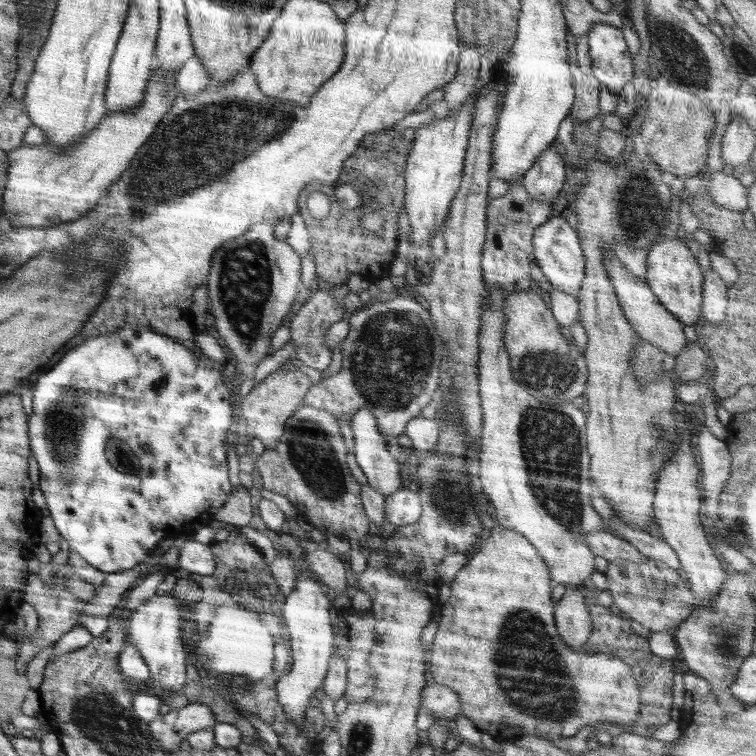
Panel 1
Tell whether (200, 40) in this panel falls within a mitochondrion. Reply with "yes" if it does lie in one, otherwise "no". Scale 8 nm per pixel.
no

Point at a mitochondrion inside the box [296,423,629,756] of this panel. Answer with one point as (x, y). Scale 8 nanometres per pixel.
(529, 670)

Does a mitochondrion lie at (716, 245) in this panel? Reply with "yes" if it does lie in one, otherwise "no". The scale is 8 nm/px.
no

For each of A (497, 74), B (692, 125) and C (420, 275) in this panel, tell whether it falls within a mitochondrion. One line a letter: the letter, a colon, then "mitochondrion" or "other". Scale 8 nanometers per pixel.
A: other
B: mitochondrion
C: other

